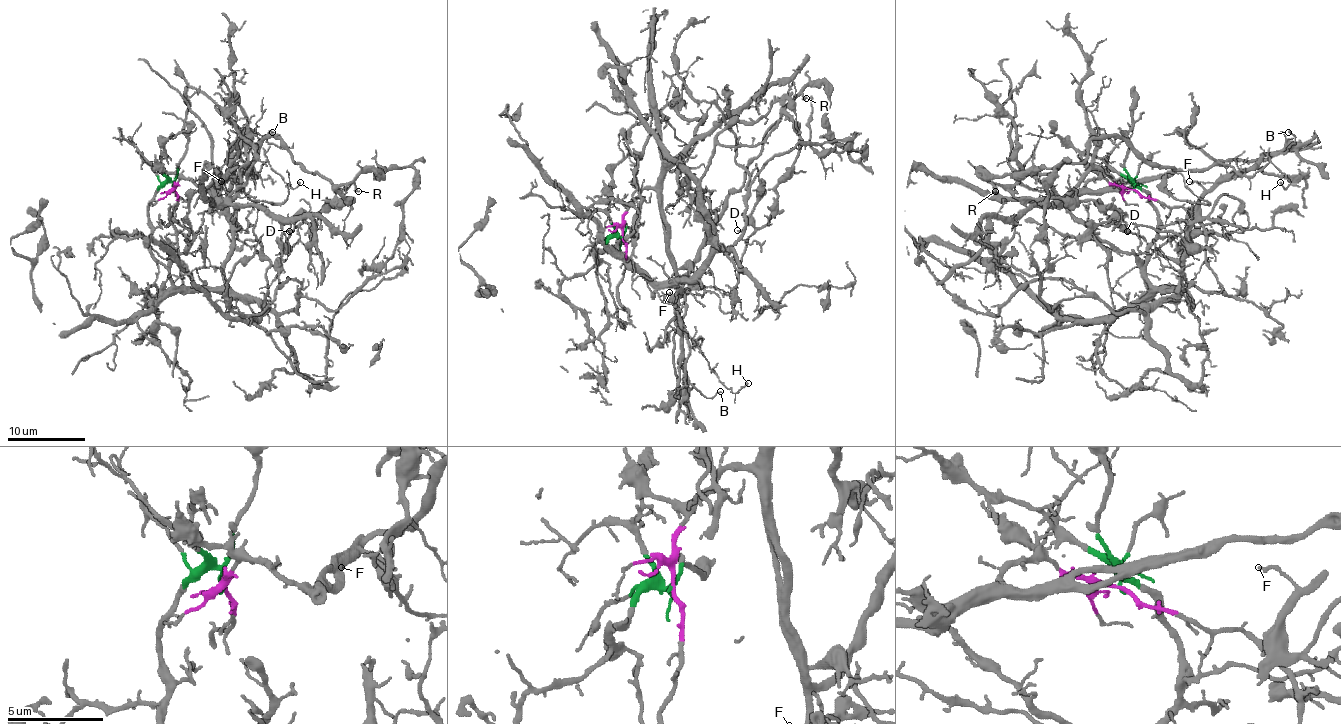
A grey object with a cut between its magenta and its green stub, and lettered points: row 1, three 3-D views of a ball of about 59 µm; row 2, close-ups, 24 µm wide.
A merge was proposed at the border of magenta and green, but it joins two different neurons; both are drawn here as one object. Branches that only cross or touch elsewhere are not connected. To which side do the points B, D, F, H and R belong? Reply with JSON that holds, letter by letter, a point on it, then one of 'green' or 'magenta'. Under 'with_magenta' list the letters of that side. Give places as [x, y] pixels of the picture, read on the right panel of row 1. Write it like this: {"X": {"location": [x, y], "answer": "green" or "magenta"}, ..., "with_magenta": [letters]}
{"B": {"location": [1288, 132], "answer": "green"}, "D": {"location": [1127, 231], "answer": "magenta"}, "F": {"location": [1189, 181], "answer": "green"}, "H": {"location": [1280, 182], "answer": "magenta"}, "R": {"location": [995, 191], "answer": "magenta"}, "with_magenta": ["D", "H", "R"]}

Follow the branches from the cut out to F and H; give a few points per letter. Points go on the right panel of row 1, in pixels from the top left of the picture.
F: (1133, 190), (1135, 182), (1156, 211), (1146, 279), (1154, 286), (1179, 286), (1189, 223), (1204, 192), (1189, 182)
H: (1133, 190), (1100, 178), (1086, 184), (1224, 165), (1247, 176), (1272, 163), (1289, 182), (1280, 182)

